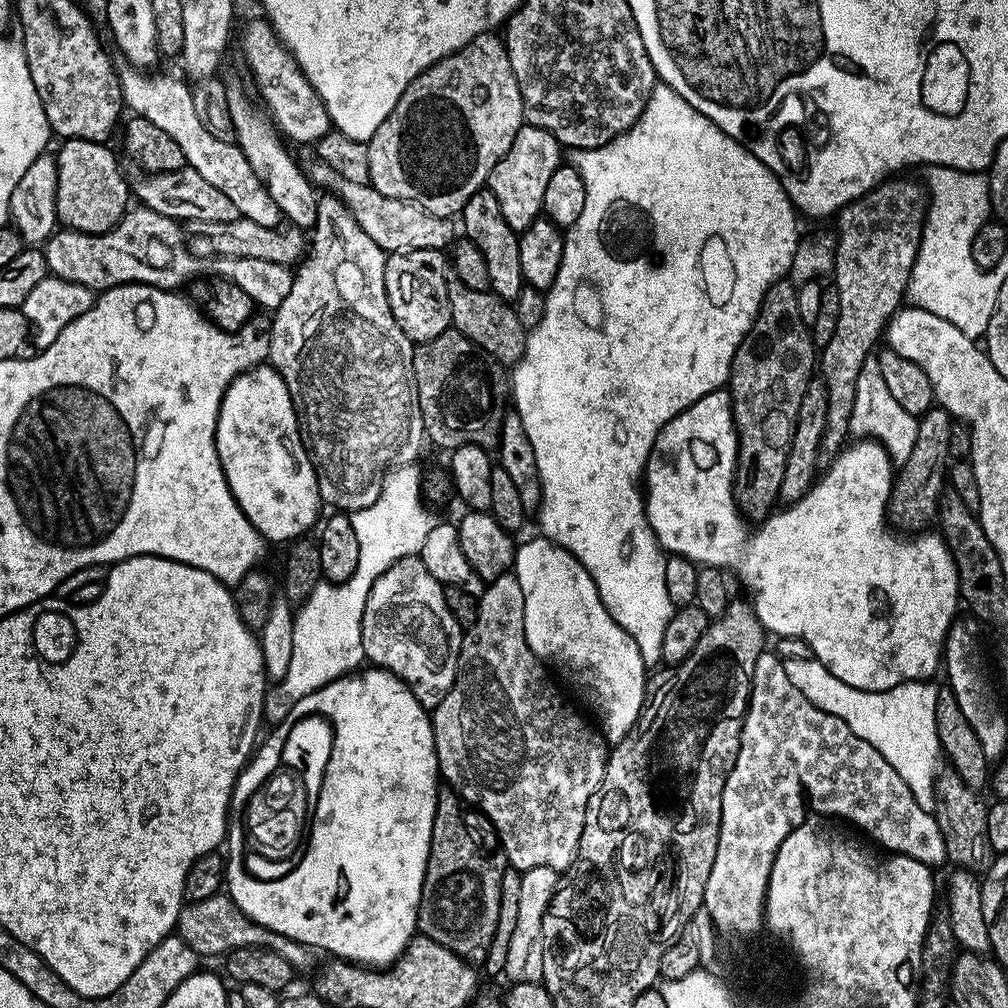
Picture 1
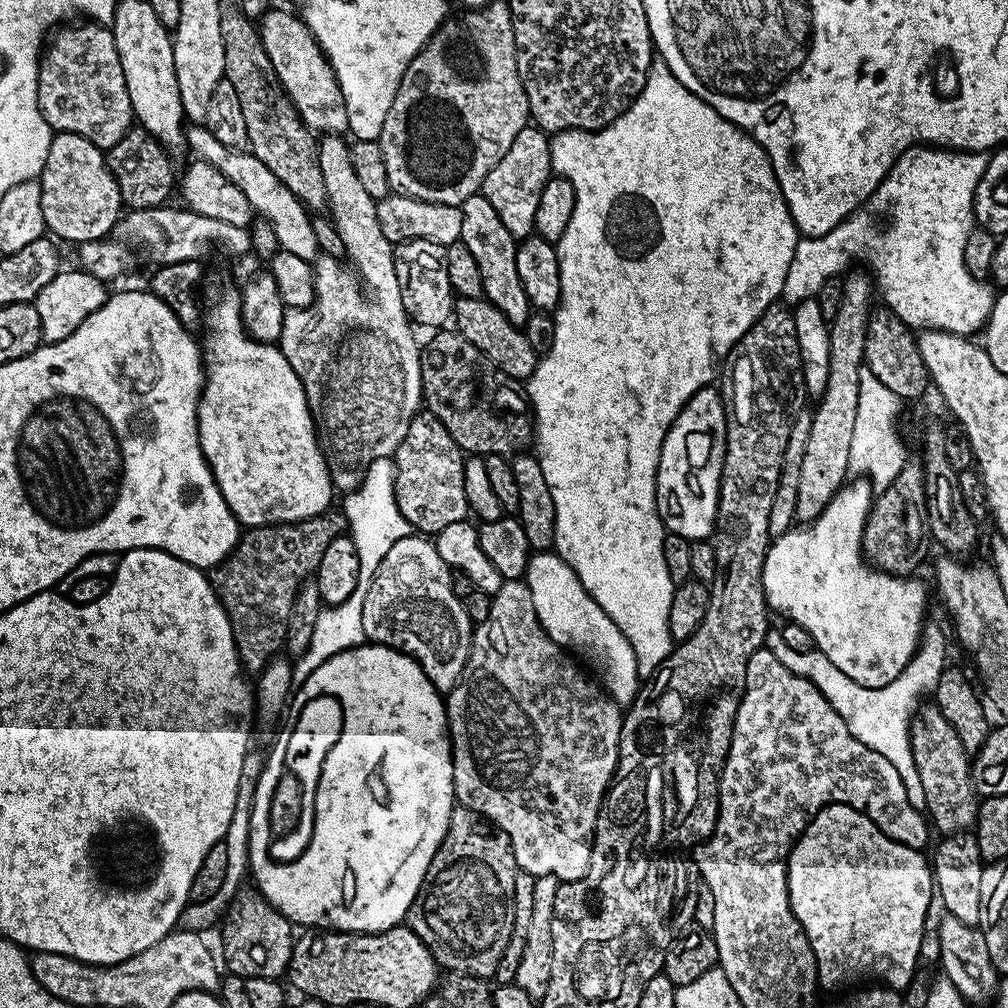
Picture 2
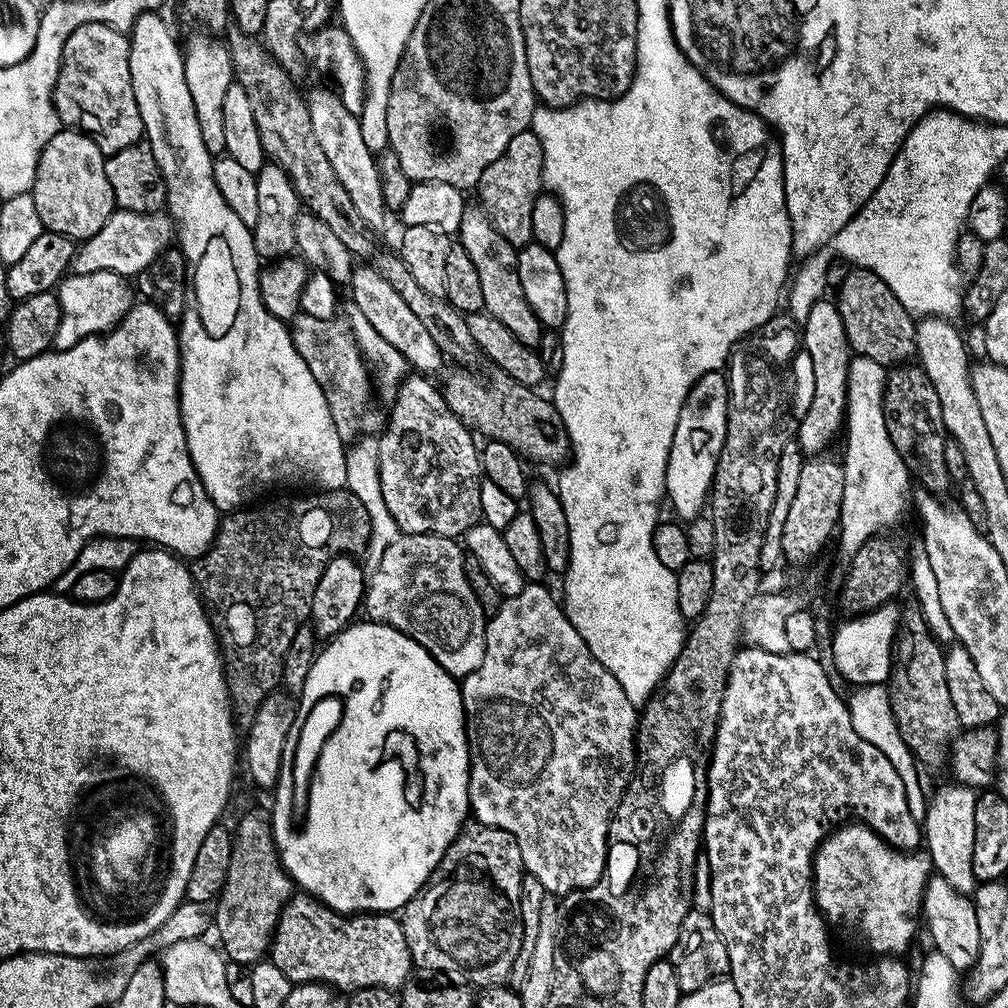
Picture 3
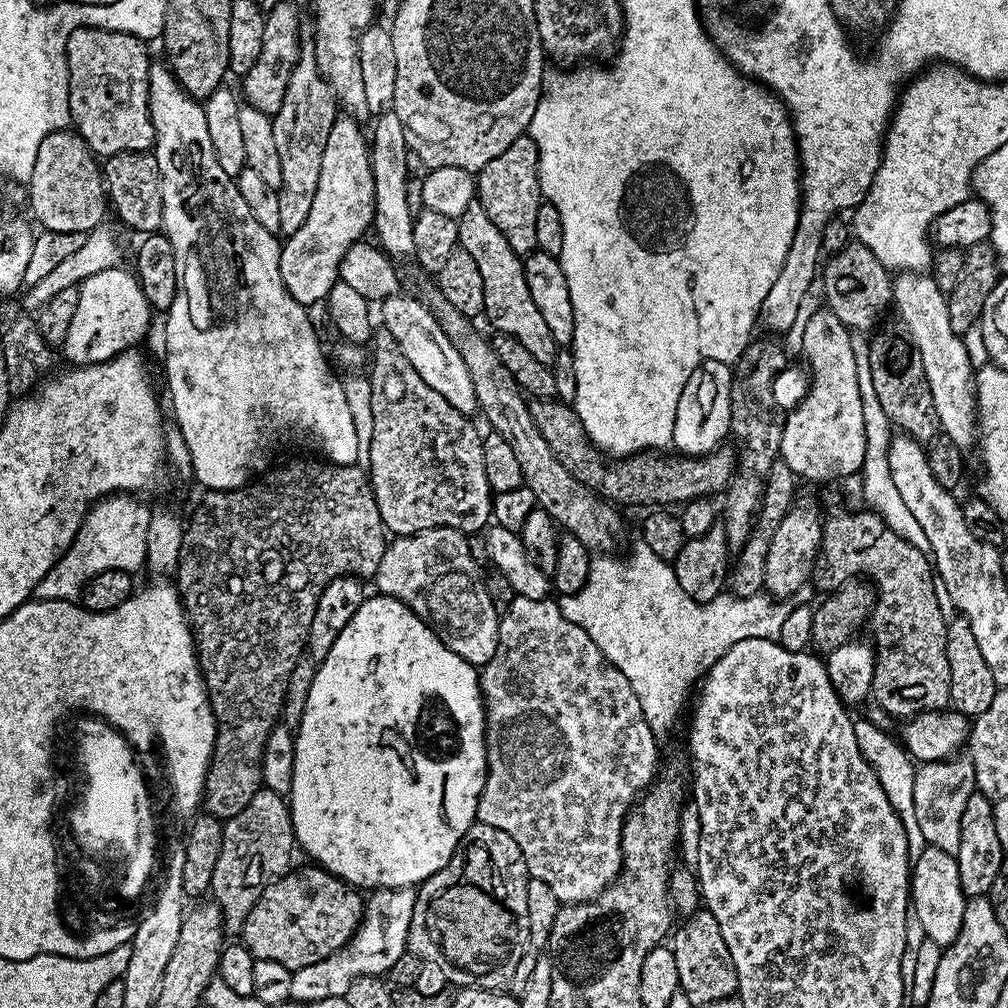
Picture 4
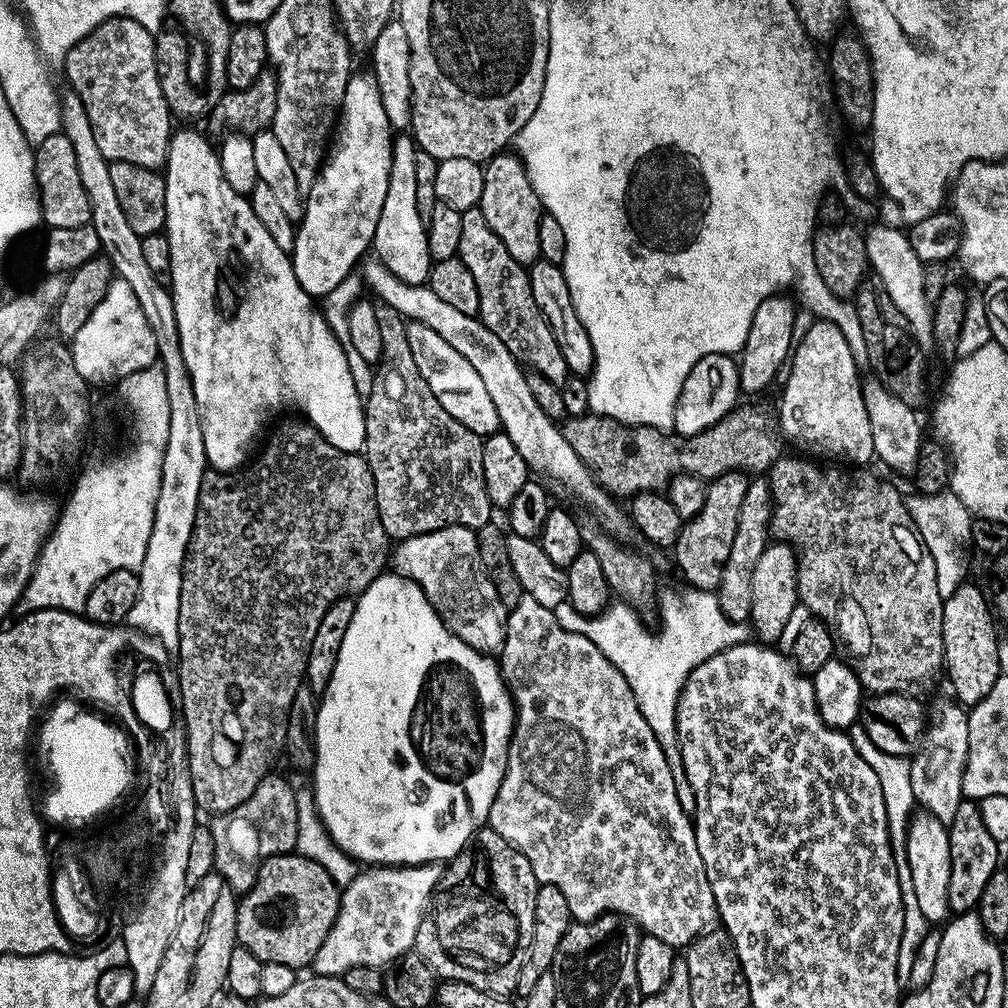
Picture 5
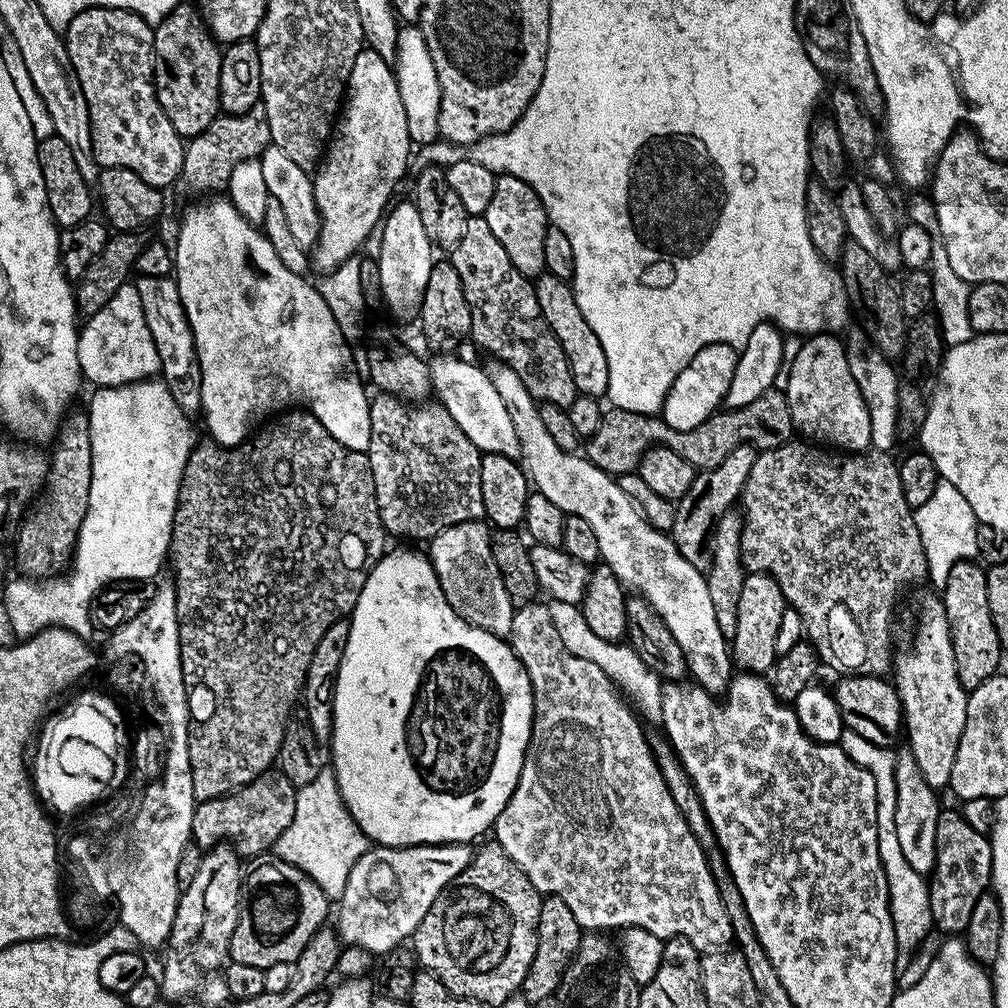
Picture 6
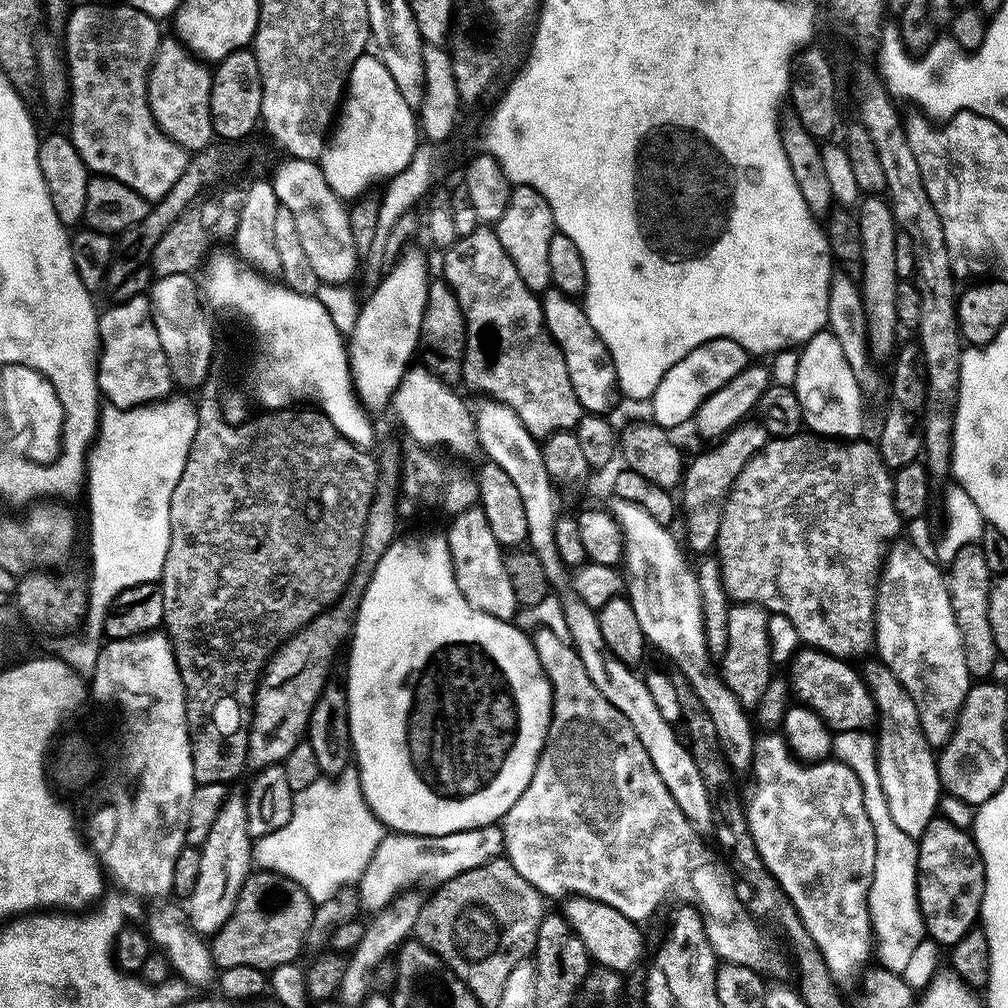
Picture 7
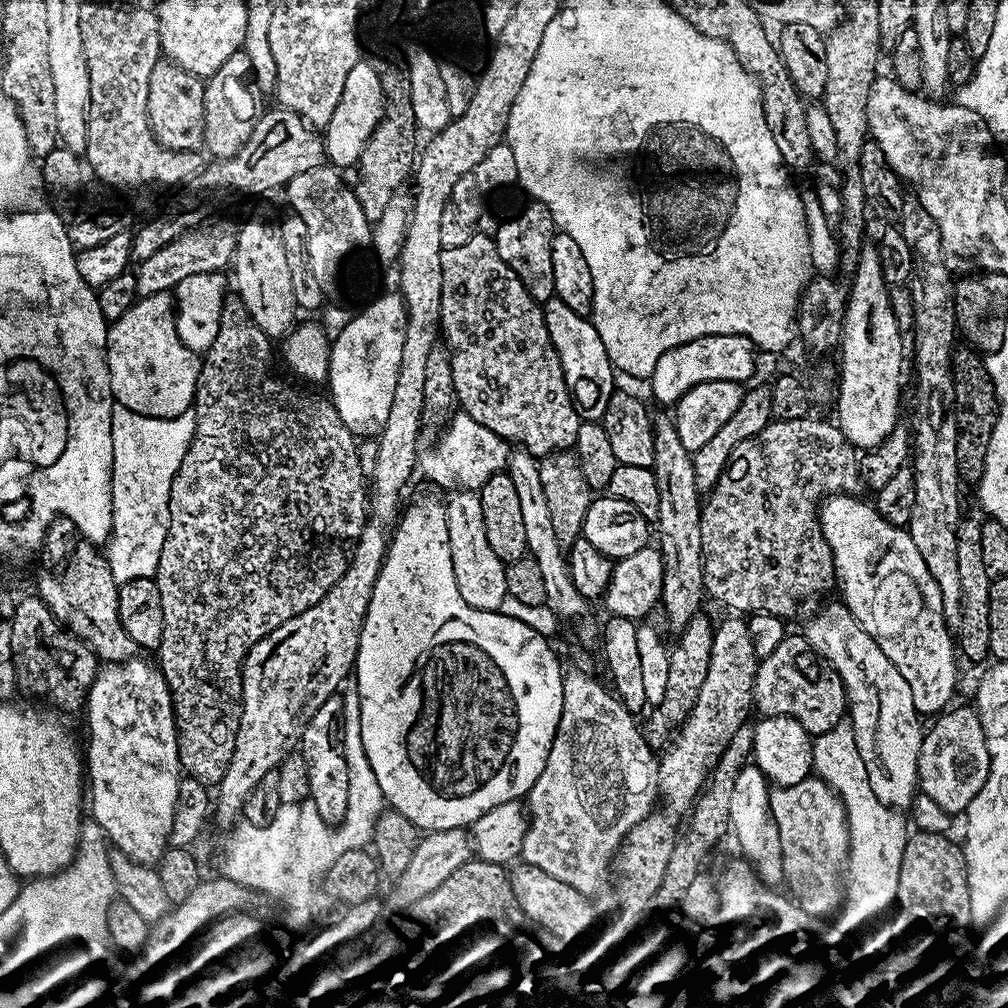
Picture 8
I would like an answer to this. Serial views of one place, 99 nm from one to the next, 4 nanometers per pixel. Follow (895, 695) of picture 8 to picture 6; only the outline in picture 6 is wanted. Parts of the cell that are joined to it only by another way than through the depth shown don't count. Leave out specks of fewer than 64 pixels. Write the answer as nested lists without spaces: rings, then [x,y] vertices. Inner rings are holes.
[[[910,750],[895,753],[894,782],[898,790],[898,806],[894,810],[894,826],[898,830],[898,842],[902,845],[902,854],[914,870],[921,874],[931,873],[936,864],[936,835],[938,834],[938,818],[942,811],[942,803],[937,789],[932,788],[922,778],[922,770],[918,770],[918,762]]]

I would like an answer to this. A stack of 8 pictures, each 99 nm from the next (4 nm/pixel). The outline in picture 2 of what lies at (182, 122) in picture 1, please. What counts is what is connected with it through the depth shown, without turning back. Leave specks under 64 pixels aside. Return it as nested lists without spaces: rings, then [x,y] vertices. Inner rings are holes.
[[[207,126],[189,127],[186,132],[186,144],[189,149],[192,147],[196,151],[195,155],[199,159],[214,165],[222,175],[230,178],[230,182],[234,182],[234,186],[238,186],[238,190],[242,190],[242,194],[246,194],[246,202],[250,202],[253,213],[260,215],[261,212],[264,215],[261,217],[274,230],[276,243],[283,251],[298,254],[298,258],[309,262],[317,259],[315,256],[318,256],[318,249],[312,229],[312,216],[300,203],[299,198],[290,190],[286,190],[286,186],[282,186],[282,182],[278,182],[274,174],[270,174],[270,170],[259,158],[248,150],[222,146],[222,142],[214,138],[214,134]]]

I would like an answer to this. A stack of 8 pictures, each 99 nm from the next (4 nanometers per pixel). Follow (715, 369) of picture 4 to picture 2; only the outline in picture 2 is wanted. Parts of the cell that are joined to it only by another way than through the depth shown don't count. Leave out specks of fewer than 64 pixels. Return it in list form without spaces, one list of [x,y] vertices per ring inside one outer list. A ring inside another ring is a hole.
[[[715,387],[699,388],[688,399],[678,418],[670,426],[662,442],[658,474],[656,475],[656,513],[671,535],[681,536],[689,542],[704,542],[713,535],[716,526],[716,507],[720,501],[720,475],[724,465],[724,439],[728,433],[726,404],[715,392]]]

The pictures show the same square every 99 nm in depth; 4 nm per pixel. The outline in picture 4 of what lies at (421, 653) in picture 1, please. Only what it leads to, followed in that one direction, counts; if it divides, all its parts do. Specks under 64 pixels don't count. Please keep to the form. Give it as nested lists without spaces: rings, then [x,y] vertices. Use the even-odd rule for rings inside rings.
[[[448,528],[428,529],[413,536],[397,536],[385,547],[384,557],[374,577],[375,591],[381,596],[393,596],[401,600],[413,614],[420,616],[432,628],[433,632],[460,660],[477,666],[483,666],[494,658],[498,646],[501,613],[494,610],[490,594],[484,585],[481,565],[474,562],[470,554],[468,536],[458,530]]]

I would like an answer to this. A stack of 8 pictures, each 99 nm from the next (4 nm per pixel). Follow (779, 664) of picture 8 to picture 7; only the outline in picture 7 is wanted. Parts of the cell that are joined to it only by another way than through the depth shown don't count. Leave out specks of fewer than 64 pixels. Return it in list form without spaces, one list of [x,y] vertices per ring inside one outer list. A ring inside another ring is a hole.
[[[801,647],[791,657],[792,669],[786,672],[790,692],[801,705],[814,710],[833,733],[868,730],[877,723],[876,703],[865,684],[863,675],[851,667],[849,661],[840,660],[817,648]]]

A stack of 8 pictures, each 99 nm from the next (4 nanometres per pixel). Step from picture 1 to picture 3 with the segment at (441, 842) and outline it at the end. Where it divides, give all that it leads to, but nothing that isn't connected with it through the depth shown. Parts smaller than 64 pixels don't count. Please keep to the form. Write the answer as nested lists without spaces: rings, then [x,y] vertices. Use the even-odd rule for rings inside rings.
[[[465,823],[438,862],[430,883],[404,905],[399,917],[413,965],[417,969],[428,968],[424,970],[429,973],[445,972],[477,989],[503,985],[522,946],[520,895],[525,875],[518,842],[509,832],[489,824]]]

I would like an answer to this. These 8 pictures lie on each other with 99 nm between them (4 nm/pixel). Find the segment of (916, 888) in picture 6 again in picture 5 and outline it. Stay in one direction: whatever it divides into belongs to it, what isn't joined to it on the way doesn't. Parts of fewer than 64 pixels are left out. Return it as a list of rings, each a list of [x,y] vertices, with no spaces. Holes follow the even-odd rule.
[[[856,726],[851,729],[850,735],[858,754],[878,774],[878,783],[882,785],[882,798],[886,802],[886,822],[888,823],[888,837],[890,846],[894,854],[894,862],[898,866],[898,882],[900,883],[900,893],[902,894],[902,906],[904,907],[904,921],[902,922],[902,938],[900,939],[900,953],[898,954],[898,972],[901,977],[907,978],[912,969],[914,958],[921,951],[920,947],[924,944],[924,939],[928,936],[930,925],[926,914],[922,914],[922,909],[918,907],[918,898],[914,895],[914,882],[910,882],[910,866],[906,862],[906,834],[908,833],[908,822],[914,815],[914,809],[917,807],[914,798],[914,786],[910,786],[910,766],[911,759],[894,754],[886,754],[870,742],[870,734],[862,726]]]

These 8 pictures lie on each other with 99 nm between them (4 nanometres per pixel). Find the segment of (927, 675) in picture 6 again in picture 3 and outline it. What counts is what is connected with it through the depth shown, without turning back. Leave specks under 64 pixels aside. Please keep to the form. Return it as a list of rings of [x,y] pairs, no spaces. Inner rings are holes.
[[[949,782],[945,788],[929,795],[922,821],[922,844],[932,860],[935,875],[946,878],[954,890],[975,893],[978,881],[974,878],[974,806],[977,789]]]

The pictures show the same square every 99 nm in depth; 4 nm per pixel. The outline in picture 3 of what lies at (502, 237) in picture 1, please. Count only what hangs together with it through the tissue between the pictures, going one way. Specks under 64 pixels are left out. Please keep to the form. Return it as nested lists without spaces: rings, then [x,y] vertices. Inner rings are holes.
[[[469,203],[462,214],[458,242],[470,254],[474,266],[478,270],[478,279],[482,286],[482,302],[484,311],[490,313],[518,342],[526,346],[539,349],[540,339],[544,337],[545,327],[540,323],[538,314],[530,310],[530,302],[526,302],[526,293],[522,290],[522,282],[518,278],[518,262],[516,261],[517,249],[513,248],[502,234],[490,222],[486,210],[479,203]]]

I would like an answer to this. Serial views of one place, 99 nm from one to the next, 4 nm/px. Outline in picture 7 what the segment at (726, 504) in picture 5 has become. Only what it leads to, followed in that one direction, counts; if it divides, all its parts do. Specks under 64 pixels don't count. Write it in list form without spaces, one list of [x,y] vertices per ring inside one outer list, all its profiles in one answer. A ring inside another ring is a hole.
[[[745,418],[719,437],[709,452],[700,452],[693,460],[691,457],[687,461],[682,483],[678,488],[678,508],[679,511],[680,508],[684,511],[684,532],[688,535],[686,548],[689,553],[708,554],[713,551],[716,531],[720,525],[720,514],[724,509],[728,491],[732,488],[744,463],[758,450],[765,448],[769,439],[769,434],[759,419]]]

